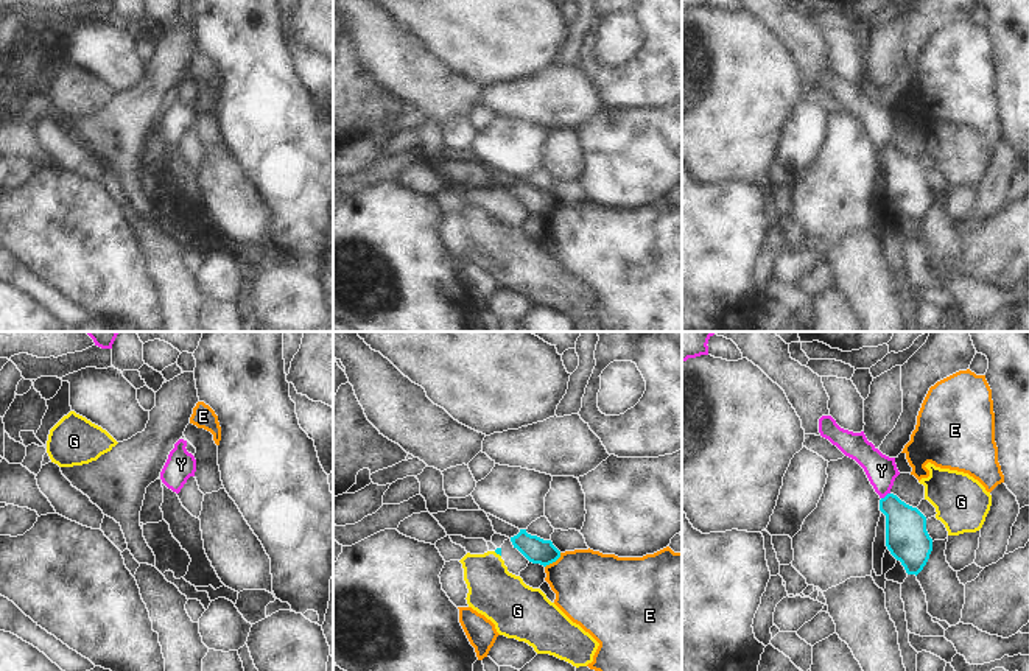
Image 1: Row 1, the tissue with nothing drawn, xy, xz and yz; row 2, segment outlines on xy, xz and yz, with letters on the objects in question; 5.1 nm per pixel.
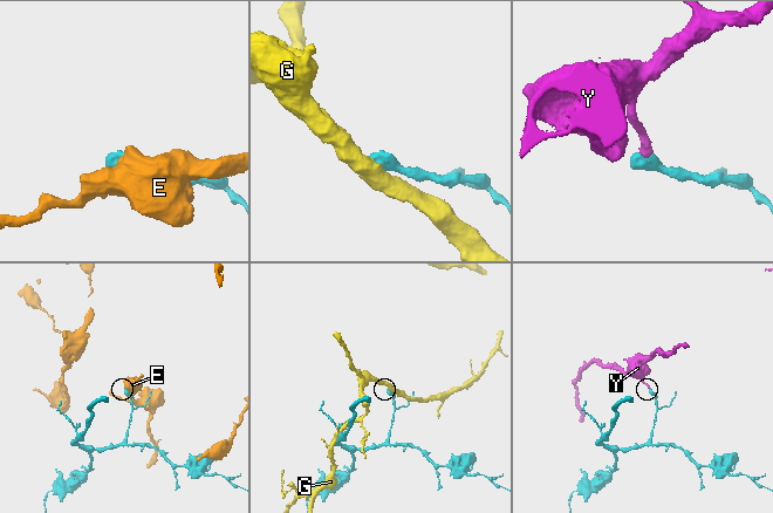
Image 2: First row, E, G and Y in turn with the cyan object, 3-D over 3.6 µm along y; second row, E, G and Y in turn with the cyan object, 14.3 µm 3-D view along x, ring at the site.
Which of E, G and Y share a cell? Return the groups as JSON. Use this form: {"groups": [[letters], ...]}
{"groups": [["E"], ["G"], ["Y"]]}

